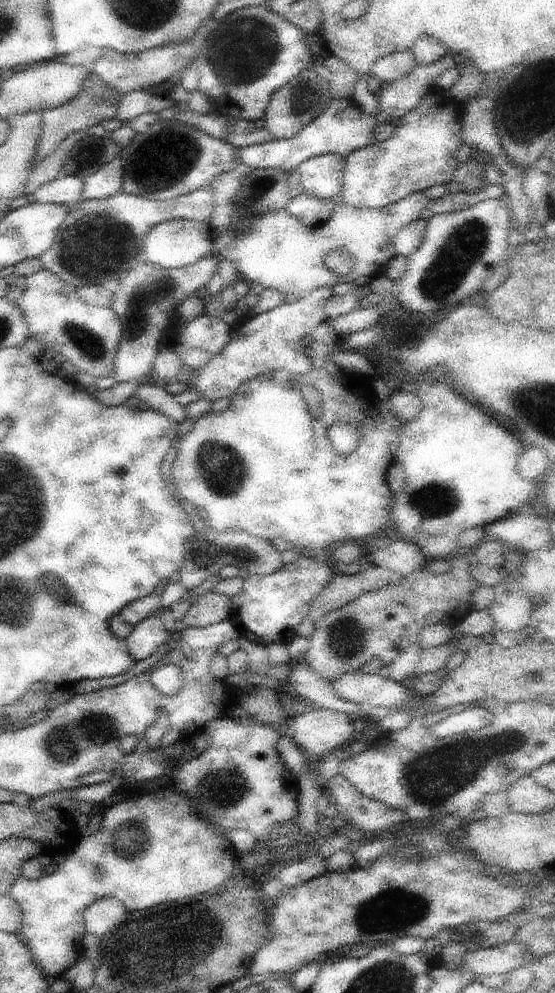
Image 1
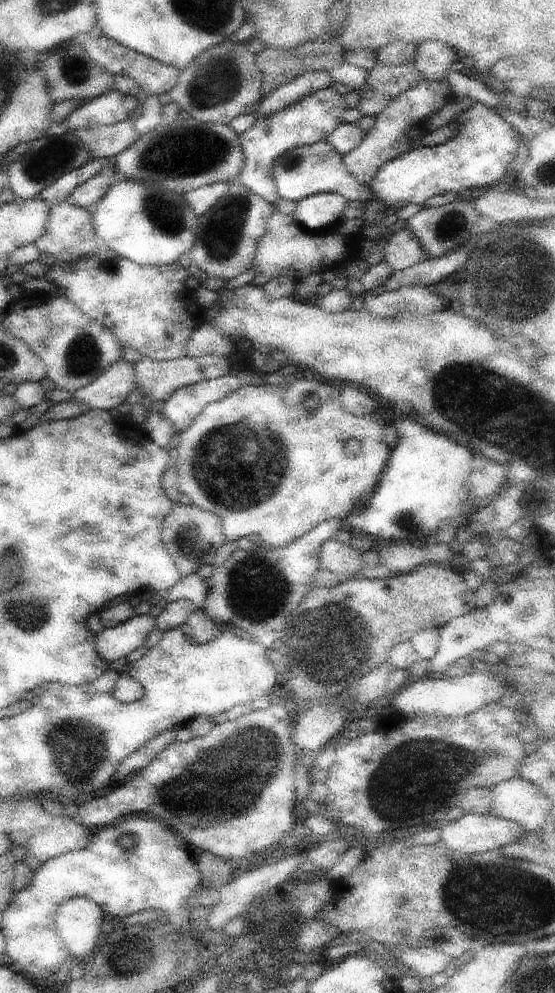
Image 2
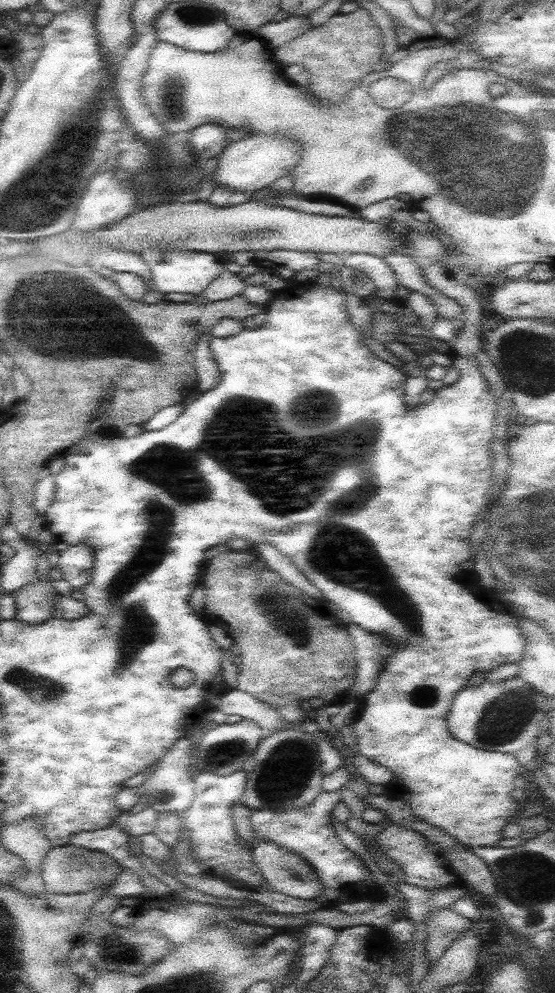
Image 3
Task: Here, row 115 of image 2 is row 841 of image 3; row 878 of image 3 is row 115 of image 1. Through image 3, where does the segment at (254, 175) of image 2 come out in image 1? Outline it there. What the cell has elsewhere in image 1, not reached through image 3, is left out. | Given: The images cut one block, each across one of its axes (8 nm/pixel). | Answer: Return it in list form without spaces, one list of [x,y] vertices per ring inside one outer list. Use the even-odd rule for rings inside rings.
[[[331,98],[327,108],[295,136],[287,139],[269,140],[269,142],[259,145],[245,146],[237,152],[237,155],[238,159],[243,162],[243,166],[247,164],[254,169],[277,168],[277,170],[291,173],[303,160],[313,156],[334,153],[345,159],[347,154],[351,154],[353,150],[374,144],[373,130],[377,124],[374,116],[364,114],[358,109],[353,98]]]

